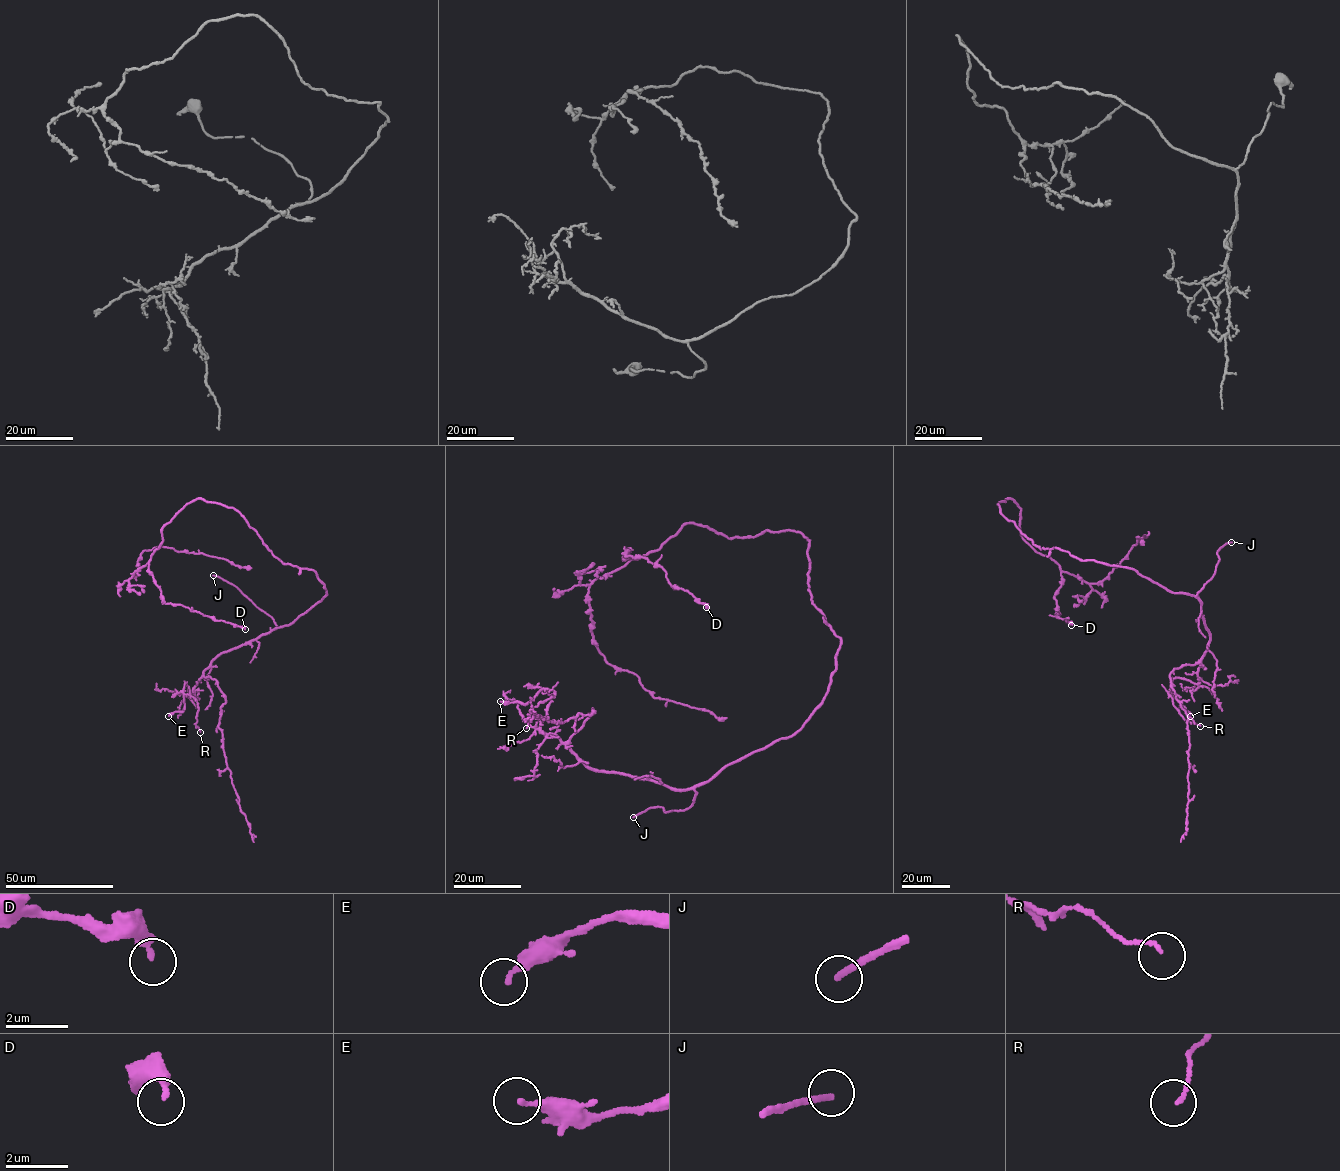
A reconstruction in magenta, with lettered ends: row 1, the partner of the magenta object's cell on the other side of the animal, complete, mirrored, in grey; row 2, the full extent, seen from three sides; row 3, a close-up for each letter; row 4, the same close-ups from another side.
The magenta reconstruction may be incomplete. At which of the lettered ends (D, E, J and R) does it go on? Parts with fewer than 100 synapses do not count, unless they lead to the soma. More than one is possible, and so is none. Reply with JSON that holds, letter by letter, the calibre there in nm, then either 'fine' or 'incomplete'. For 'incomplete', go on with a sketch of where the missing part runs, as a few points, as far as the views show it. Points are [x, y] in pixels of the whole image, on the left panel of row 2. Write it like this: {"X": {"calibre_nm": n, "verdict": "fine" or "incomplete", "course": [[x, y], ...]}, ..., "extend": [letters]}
{"D": {"calibre_nm": 280, "verdict": "fine"}, "E": {"calibre_nm": 200, "verdict": "fine"}, "J": {"calibre_nm": 180, "verdict": "incomplete", "course": [[213, 575], [197, 575], [175, 585], [177, 582]]}, "R": {"calibre_nm": 110, "verdict": "fine"}, "extend": ["J"]}

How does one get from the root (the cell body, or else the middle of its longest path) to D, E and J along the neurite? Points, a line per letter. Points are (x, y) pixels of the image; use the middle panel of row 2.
D: (841, 641), (811, 599), (799, 532), (729, 538), (688, 523), (638, 559), (625, 551), (706, 607)
E: (841, 641), (824, 700), (800, 729), (684, 789), (590, 768), (541, 730), (544, 689), (500, 701)
J: (841, 641), (824, 700), (800, 729), (698, 783), (688, 808), (666, 813), (651, 807), (633, 817)

